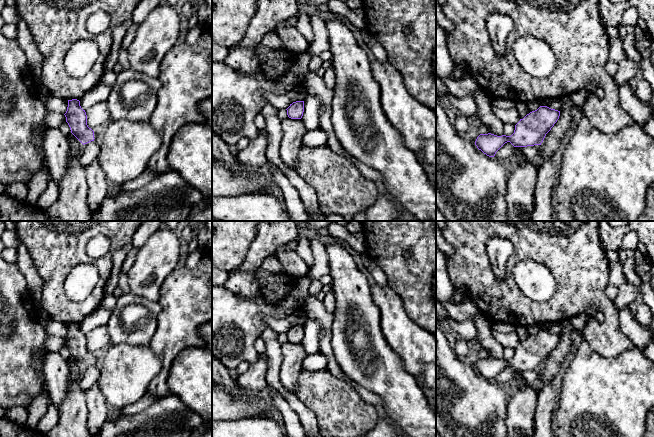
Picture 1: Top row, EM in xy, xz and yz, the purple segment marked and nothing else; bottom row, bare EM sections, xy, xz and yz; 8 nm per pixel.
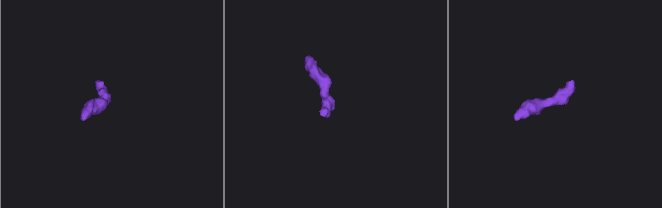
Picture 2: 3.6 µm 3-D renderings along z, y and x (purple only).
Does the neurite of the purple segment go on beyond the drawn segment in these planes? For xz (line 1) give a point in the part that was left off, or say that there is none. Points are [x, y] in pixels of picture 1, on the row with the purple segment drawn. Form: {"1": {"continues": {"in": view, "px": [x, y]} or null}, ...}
{"1": {"continues": null}}

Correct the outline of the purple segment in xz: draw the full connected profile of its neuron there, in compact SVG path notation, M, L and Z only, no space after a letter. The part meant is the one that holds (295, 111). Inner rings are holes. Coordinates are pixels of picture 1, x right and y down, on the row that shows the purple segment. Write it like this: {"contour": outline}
{"contour": "M304 101L293 102L286 110L289 118L301 119L304 112Z"}

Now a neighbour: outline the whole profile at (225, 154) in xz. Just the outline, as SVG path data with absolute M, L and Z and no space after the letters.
M212 131L212 159L224 164L235 172L240 172L246 167L240 163L233 148L223 142L219 136Z

